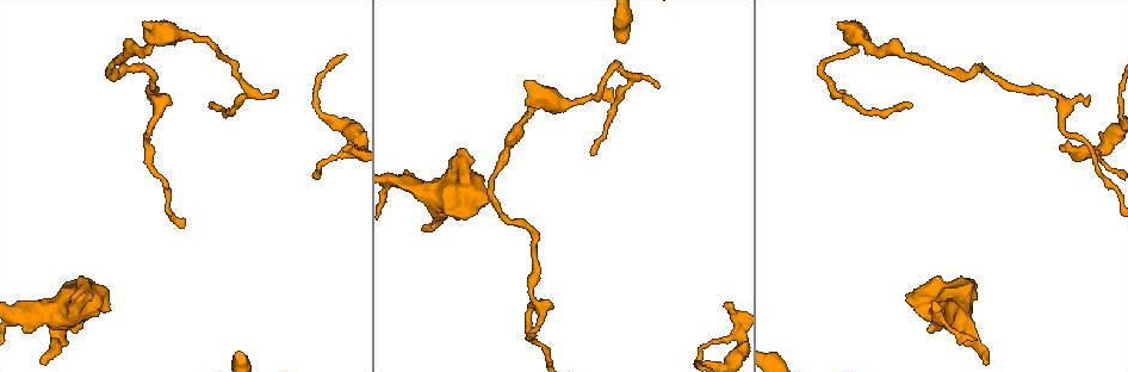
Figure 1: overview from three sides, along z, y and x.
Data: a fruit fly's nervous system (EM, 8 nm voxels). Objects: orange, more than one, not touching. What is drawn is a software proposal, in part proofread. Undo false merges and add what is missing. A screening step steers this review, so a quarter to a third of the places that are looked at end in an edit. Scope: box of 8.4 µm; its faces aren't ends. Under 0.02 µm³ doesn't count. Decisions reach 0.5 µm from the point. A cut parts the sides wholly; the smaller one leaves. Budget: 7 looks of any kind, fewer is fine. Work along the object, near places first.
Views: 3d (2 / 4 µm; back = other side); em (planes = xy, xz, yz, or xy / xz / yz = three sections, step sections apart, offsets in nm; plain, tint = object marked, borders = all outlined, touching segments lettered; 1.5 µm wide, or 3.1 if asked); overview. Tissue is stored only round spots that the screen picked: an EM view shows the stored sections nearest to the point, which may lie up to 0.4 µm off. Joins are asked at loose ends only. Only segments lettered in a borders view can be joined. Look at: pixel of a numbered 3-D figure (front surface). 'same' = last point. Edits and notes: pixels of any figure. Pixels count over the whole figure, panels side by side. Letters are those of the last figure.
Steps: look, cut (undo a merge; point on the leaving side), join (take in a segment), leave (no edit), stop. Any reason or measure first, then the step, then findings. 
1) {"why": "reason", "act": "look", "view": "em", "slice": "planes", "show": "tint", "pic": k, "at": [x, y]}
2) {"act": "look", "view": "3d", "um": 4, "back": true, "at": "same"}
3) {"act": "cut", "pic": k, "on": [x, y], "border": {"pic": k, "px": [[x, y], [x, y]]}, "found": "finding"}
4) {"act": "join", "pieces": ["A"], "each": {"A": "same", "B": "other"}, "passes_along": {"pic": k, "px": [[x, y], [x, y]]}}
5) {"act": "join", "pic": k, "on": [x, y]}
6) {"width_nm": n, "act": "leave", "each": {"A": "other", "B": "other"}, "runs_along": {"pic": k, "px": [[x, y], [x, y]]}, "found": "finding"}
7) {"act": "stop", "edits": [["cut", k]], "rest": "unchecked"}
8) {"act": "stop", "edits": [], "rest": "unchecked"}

{"why": "branch stops here", "act": "look", "view": "3d", "um": 2, "pic": 1, "at": [656, 86]}

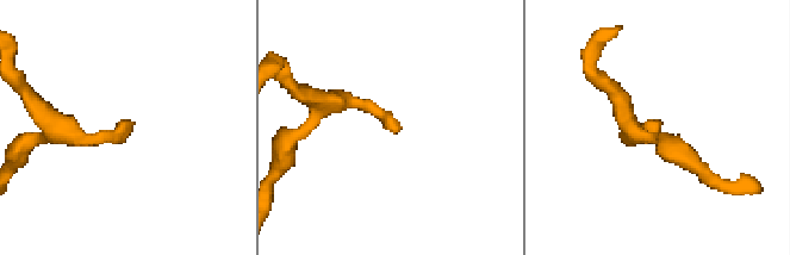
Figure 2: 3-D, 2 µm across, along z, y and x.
{"act": "look", "view": "em", "slice": "planes", "show": "borders", "pic": 2, "at": [654, 119]}

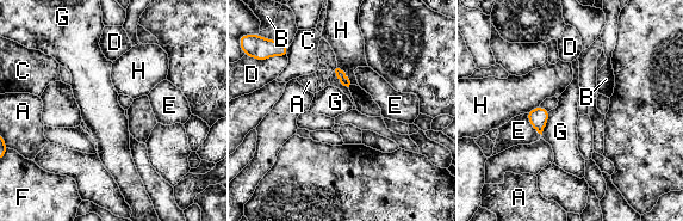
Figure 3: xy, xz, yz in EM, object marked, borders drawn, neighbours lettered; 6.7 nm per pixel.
{"longest_contact_nm": ["D", 180], "act": "leave", "each": {"A": "other", "B": "other", "C": "other", "D": "other", "E": "other", "F": "other", "G": "other", "H": "other"}, "border": {"pic": 3, "px": [[337, 67], [345, 73], [351, 84]]}, "found": "none of them fits"}

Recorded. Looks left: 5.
{"why": "sharp bend", "act": "look", "view": "3d", "um": 4, "pic": 1, "at": [1048, 92]}

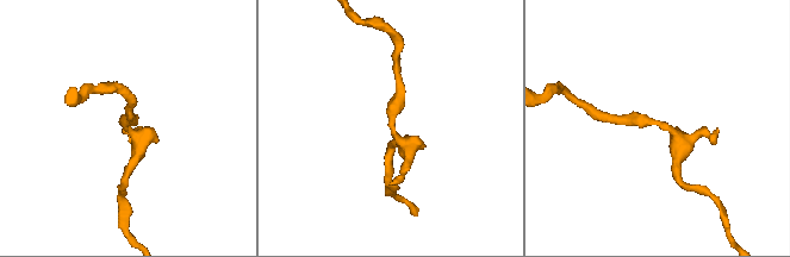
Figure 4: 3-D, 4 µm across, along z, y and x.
{"act": "look", "view": "em", "slice": "planes", "show": "borders", "pic": 4, "at": [659, 124]}

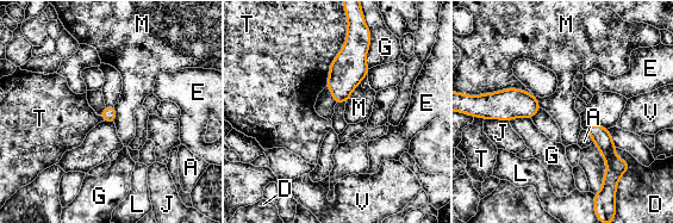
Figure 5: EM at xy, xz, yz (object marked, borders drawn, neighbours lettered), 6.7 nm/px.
{"width_nm": 100, "longest_contact_nm": ["T", 380], "act": "leave", "each": {"A": "other", "D": "other", "E": "other", "G": "other", "J": "other", "L": "other", "M": "other", "T": "other", "V": "other"}, "found": "one cell here"}

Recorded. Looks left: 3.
{"why": "an open end", "act": "look", "view": "3d", "um": 2, "pic": 1, "at": [1061, 152]}

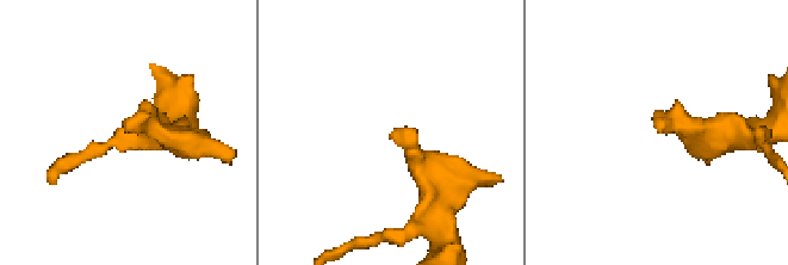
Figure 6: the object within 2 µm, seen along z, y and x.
{"act": "look", "view": "em", "slice": "xy", "step": 4, "show": "borders", "pic": 6, "at": [662, 123]}

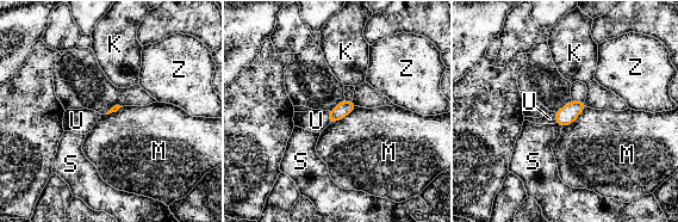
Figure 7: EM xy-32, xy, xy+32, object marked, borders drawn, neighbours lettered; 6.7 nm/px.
{"longest_contact_nm": ["M", 220], "act": "join", "pieces": ["U"], "each": {"K": "other", "M": "other", "S": "other", "U": "same", "Z": "other"}, "passes_along": {"pic": 7, "px": [[344, 108], [329, 117], [316, 121]]}, "found": "it goes on there"}

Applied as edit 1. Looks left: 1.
{"act": "stop", "edits": [["join", 7]], "rest": "unchecked"}

